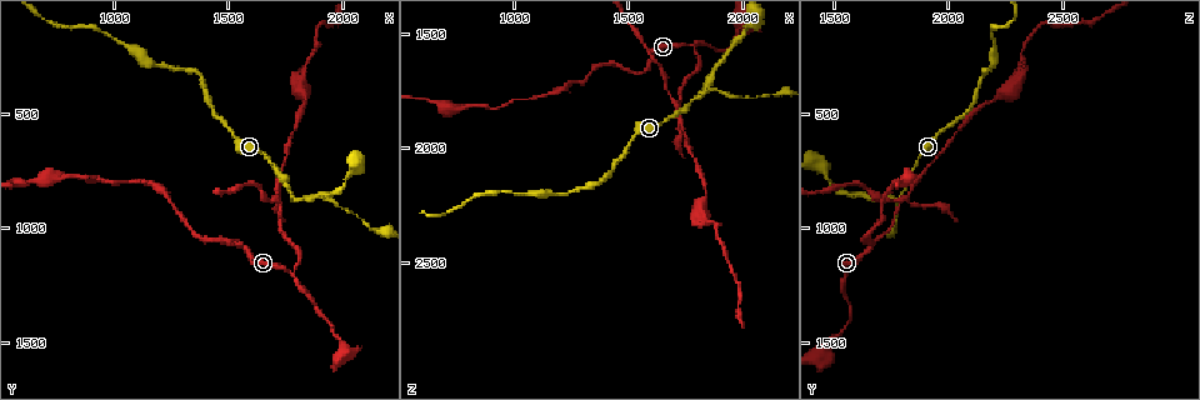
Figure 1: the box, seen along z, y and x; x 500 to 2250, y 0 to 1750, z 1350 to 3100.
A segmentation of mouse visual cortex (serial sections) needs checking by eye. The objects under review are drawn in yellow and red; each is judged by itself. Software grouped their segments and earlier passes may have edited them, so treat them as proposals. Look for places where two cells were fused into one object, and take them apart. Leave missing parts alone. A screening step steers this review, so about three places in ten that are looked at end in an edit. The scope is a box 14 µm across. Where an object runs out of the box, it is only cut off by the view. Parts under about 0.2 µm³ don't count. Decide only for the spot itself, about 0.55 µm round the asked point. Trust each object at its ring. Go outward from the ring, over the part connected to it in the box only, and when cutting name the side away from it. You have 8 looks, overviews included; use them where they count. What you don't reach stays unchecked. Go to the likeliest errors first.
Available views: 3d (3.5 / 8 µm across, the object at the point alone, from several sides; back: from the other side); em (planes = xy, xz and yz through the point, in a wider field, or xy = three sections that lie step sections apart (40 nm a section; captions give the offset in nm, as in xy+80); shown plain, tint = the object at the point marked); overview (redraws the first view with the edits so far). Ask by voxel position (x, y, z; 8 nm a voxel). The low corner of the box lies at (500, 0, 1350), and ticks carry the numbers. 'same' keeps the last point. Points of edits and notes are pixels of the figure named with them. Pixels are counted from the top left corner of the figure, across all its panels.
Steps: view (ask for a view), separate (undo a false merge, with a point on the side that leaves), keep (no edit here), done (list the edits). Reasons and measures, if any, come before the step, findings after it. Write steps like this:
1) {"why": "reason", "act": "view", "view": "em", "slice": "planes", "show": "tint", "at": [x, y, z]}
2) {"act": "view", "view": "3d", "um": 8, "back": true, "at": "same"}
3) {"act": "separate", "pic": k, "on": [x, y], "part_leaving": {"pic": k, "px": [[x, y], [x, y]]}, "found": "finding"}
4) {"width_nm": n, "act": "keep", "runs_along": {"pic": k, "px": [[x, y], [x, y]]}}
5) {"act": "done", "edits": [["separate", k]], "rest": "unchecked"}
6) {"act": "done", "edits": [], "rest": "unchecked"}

{"why": "abrupt turn", "act": "view", "view": "3d", "um": 3.5, "at": [1770, 1200, 1540]}

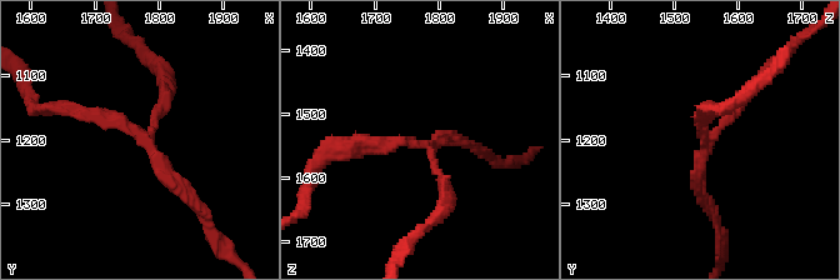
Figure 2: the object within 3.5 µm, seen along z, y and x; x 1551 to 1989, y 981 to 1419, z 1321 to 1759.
{"act": "view", "view": "em", "slice": "planes", "show": "tint", "at": [1770, 1190, 1550]}

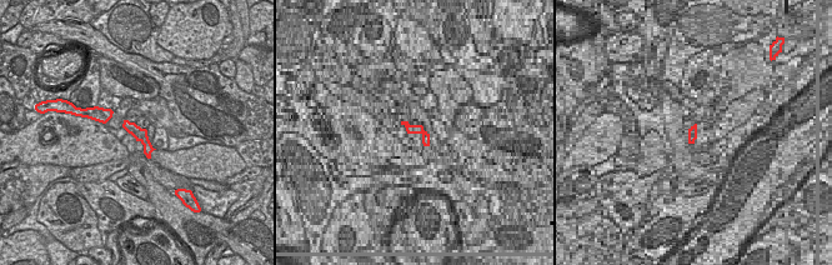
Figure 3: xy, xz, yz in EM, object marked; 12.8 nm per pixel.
{"act": "keep", "found": "all the same cell"}

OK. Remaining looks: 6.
{"why": "three-way junction", "act": "view", "view": "3d", "um": 8, "at": [1710, 870, 1800]}

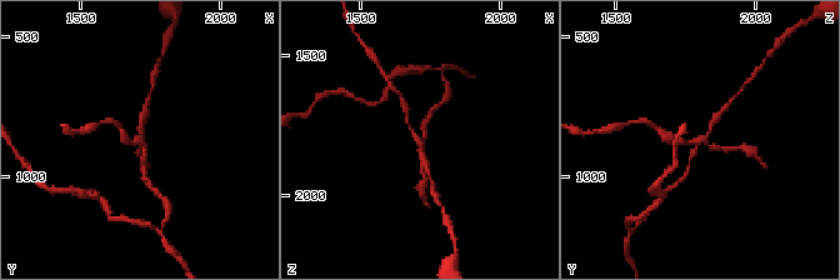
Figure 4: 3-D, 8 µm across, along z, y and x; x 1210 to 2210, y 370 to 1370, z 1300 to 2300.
{"act": "view", "view": "3d", "um": 3.5, "at": [1720, 880, 1810]}

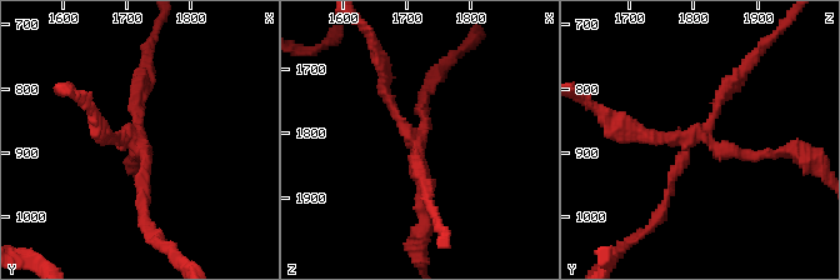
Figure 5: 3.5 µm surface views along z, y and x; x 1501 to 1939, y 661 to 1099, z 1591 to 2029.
{"act": "view", "view": "em", "slice": "xy", "step": 5, "show": "tint", "at": [1710, 880, 1805]}

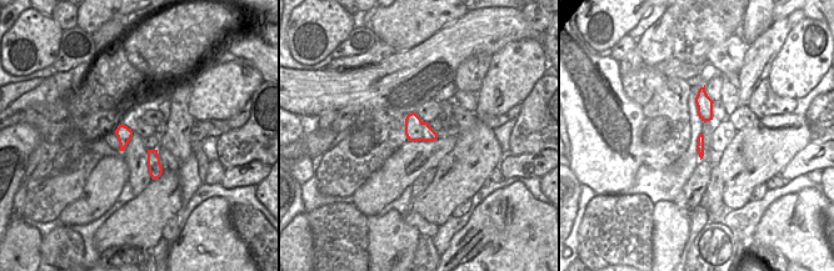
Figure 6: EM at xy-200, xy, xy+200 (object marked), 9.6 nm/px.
{"act": "separate", "pic": 5, "on": [659, 136], "found": "a second cell is stuck on"}

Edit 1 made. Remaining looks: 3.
{"act": "view", "view": "overview"}

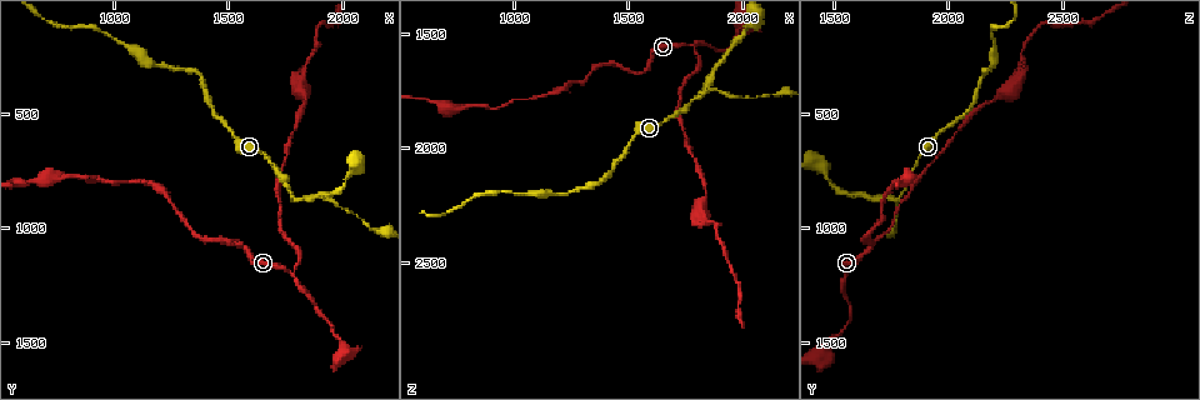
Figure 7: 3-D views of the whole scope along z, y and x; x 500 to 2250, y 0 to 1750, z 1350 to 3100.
{"why": "abrupt turn", "act": "view", "view": "3d", "um": 3.5, "at": [1560, 1080, 1670]}

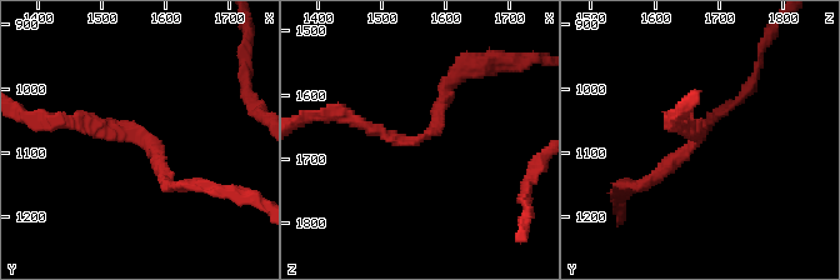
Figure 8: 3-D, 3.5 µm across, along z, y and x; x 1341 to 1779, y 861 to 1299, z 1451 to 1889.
{"why": "shape alone is not enough", "act": "view", "view": "em", "slice": "xy", "step": 5, "show": "tint", "at": [1555, 1070, 1670]}

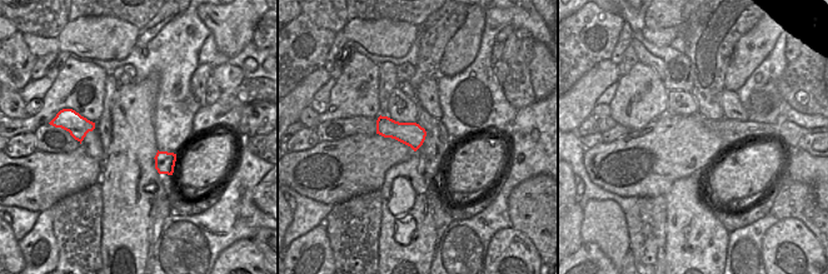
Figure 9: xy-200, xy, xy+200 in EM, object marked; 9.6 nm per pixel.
{"arm_widths_nm": [150, 200], "act": "keep", "runs_along": {"pic": 8, "px": [[165, 184], [131, 130], [63, 123]]}, "found": "continuous, no second cell"}

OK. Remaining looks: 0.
{"act": "done", "edits": [["separate", 5]], "rest": "unchecked"}

